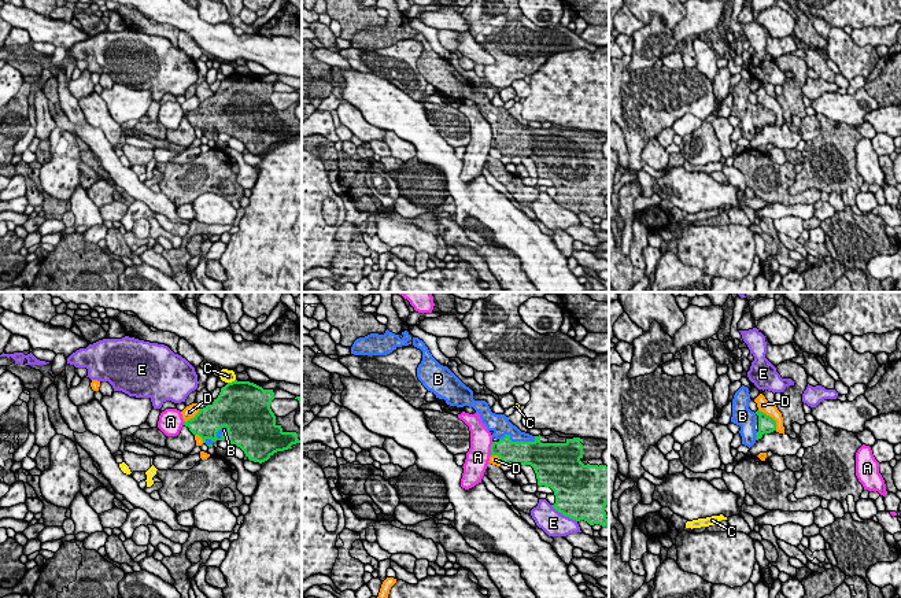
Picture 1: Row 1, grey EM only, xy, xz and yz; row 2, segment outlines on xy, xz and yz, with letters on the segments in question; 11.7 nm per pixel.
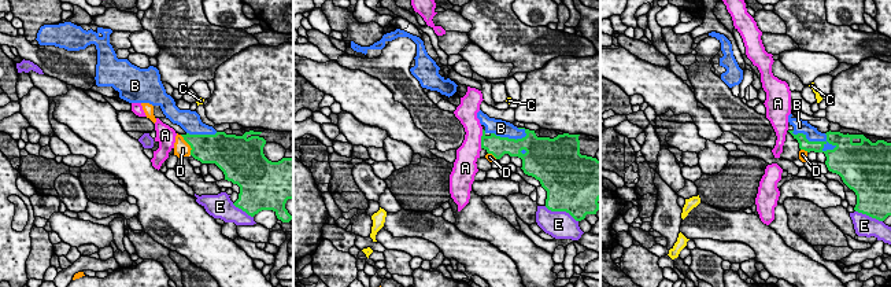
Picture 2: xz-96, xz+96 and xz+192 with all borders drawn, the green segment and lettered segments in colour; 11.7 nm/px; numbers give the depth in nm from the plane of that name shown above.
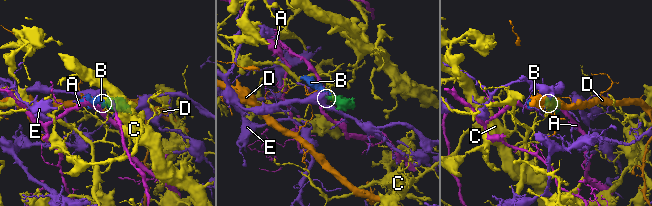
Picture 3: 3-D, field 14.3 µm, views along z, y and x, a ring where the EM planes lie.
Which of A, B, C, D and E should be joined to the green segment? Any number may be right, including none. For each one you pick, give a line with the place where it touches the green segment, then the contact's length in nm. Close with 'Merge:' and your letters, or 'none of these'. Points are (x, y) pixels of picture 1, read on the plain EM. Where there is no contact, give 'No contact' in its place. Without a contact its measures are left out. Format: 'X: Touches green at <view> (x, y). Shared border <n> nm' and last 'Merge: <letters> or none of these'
B: Touches green at xz (517, 135). Shared border 440 nm
Merge: B

